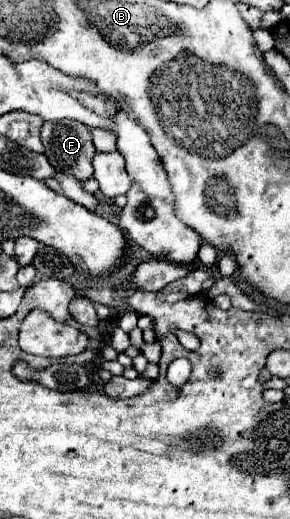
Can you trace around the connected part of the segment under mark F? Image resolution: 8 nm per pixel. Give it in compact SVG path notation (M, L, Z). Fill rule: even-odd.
M74 120L44 122L42 144L46 148L44 154L58 172L74 176L80 182L94 176L92 158L96 148L92 144L92 132L84 124Z

